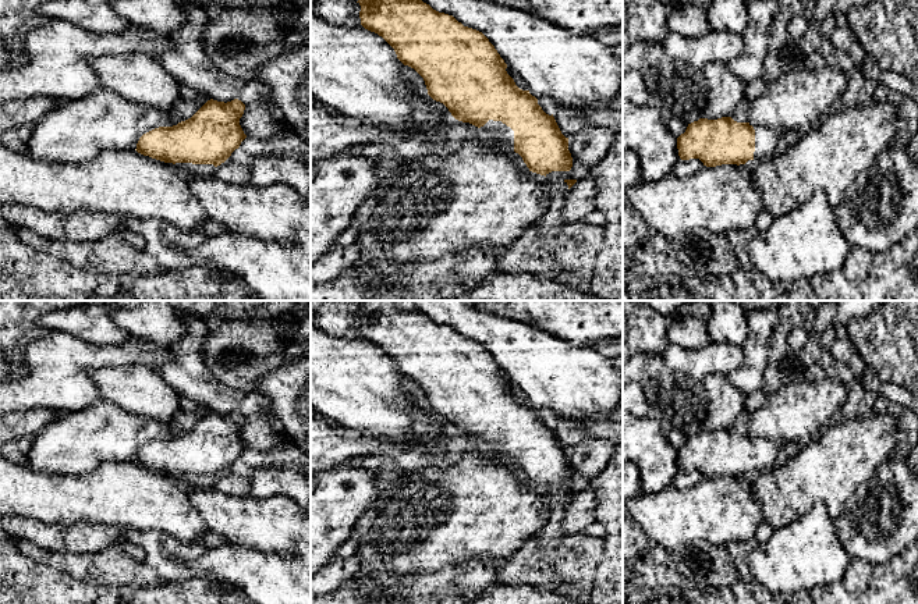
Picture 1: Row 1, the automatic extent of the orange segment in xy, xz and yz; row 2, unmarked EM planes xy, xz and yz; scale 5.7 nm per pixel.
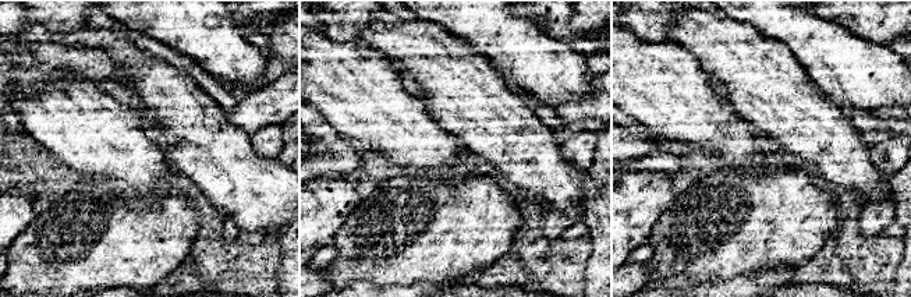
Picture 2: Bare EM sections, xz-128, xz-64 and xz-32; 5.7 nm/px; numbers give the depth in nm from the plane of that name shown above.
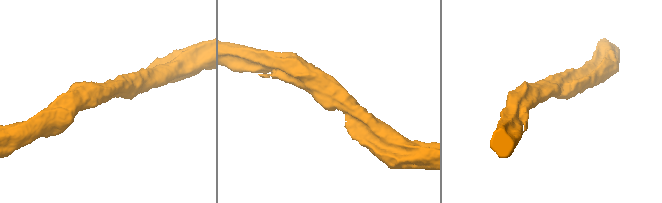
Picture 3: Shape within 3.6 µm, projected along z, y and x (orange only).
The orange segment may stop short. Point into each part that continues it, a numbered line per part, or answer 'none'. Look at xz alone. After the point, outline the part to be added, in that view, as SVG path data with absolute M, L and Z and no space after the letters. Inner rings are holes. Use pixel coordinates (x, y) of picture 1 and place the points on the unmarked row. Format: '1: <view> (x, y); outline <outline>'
1: xz (498, 443); outline M489 431L479 441L486 451L496 452L507 461L514 461L514 443L501 433Z

